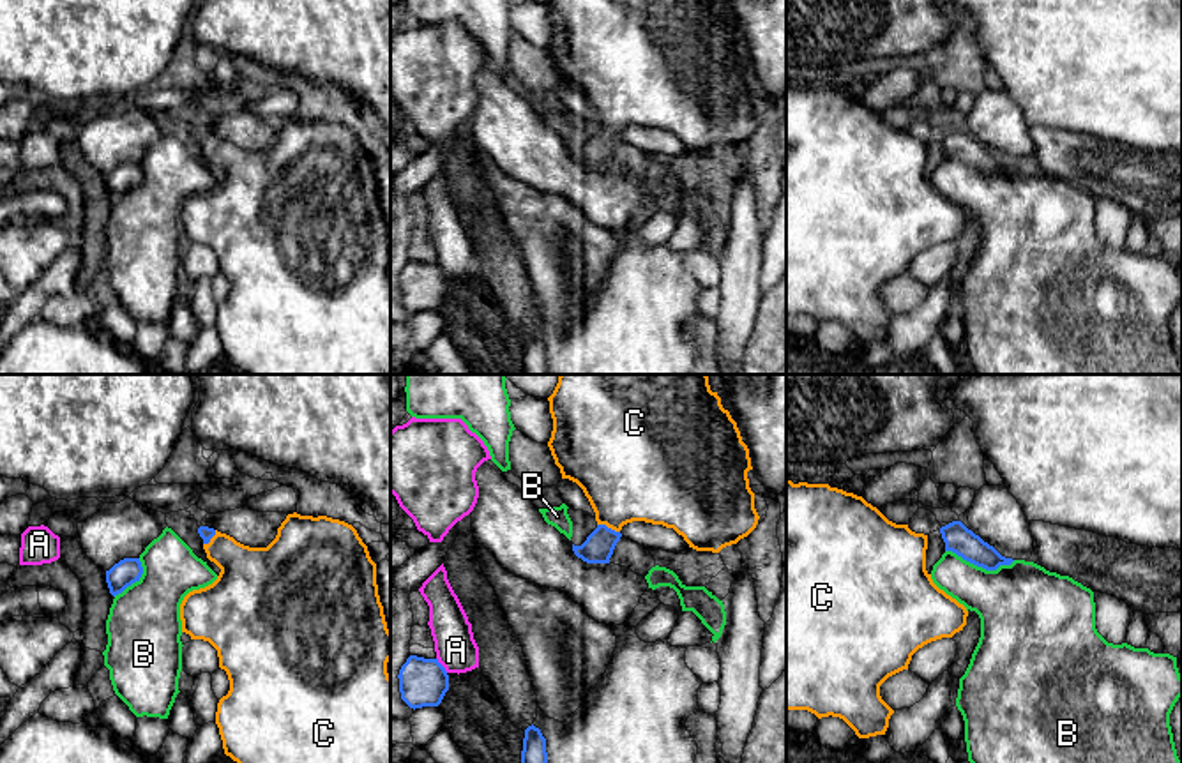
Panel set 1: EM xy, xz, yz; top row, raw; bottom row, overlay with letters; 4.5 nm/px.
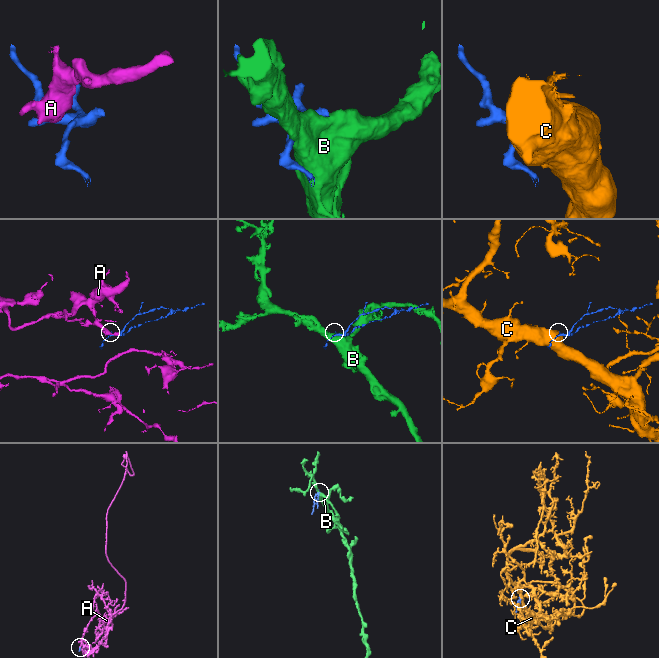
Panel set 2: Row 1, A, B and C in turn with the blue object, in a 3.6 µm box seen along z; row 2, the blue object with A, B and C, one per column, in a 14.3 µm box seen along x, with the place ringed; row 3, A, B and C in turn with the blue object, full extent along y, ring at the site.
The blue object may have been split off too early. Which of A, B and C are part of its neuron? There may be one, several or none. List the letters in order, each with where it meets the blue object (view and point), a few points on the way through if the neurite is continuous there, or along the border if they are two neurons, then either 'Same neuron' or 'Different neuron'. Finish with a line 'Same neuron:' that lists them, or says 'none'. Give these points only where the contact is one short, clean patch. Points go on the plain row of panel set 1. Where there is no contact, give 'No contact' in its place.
A: Touches blue at xz (440, 269). Boundary: xz (437, 262), (447, 276). Different neuron
B: Touches blue at yz (981, 170). Different neuron
C: Touches blue at xz (608, 133). Path across: xz (598, 152), (608, 133), (617, 101), (628, 82). Same neuron
Same neuron: C

